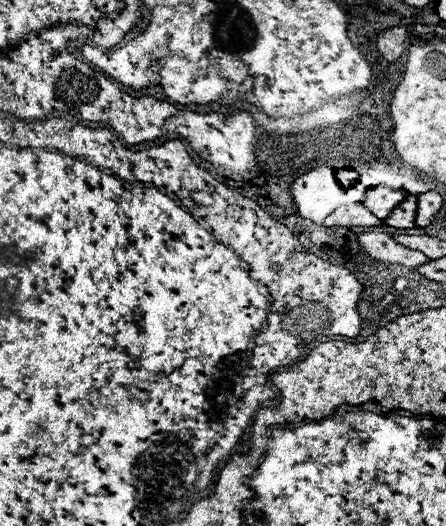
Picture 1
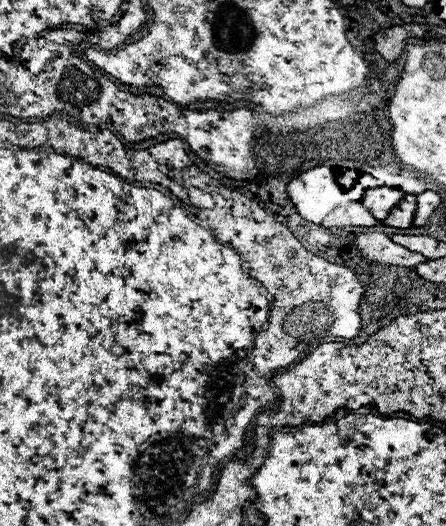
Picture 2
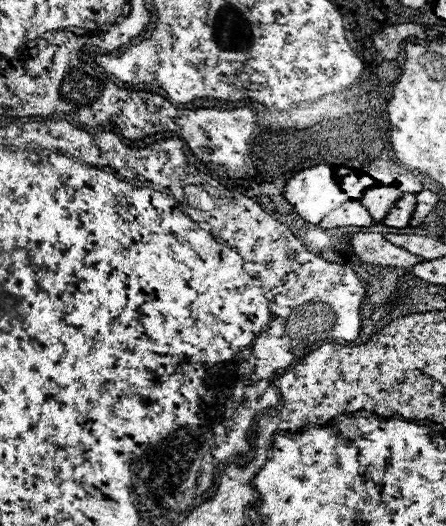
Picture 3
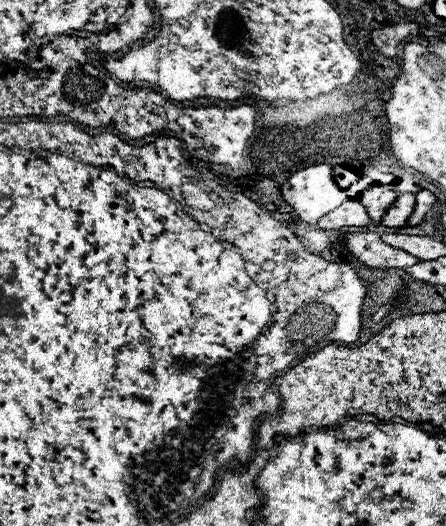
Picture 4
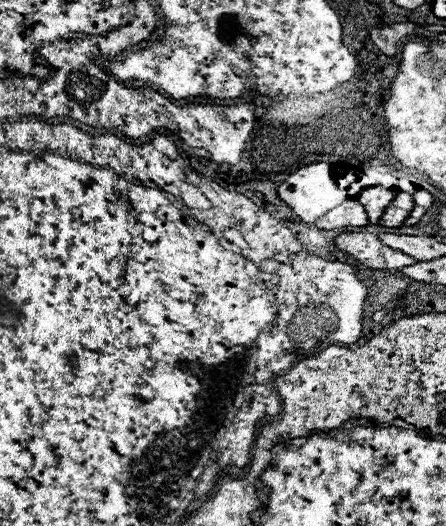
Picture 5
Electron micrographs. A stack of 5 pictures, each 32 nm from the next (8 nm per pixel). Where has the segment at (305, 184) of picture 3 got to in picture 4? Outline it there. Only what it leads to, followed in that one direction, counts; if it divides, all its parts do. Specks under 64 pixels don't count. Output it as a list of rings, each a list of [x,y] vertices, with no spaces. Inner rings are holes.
[[[312,164],[308,168],[302,168],[298,172],[294,172],[280,188],[282,198],[294,208],[294,212],[300,216],[300,220],[308,222],[308,224],[316,224],[326,212],[338,208],[348,196],[338,188],[338,184],[334,182],[332,176],[332,168],[330,164]]]

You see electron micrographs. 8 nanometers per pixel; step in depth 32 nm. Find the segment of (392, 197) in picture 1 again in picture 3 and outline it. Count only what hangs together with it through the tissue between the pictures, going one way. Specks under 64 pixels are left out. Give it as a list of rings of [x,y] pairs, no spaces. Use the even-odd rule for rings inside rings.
[[[376,186],[376,188],[368,188],[362,194],[360,202],[370,212],[374,222],[380,224],[382,216],[386,216],[386,212],[392,208],[392,204],[394,204],[394,200],[398,200],[398,196],[402,196],[402,192],[394,186]],[[380,190],[392,190],[392,192],[380,192]]]

